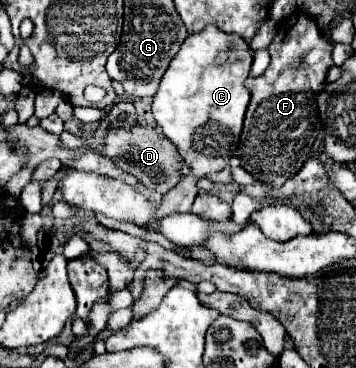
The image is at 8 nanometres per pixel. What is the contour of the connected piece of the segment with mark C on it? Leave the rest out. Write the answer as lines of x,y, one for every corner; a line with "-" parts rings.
205,26
201,32
185,38
183,46
165,70
153,98
153,118
161,126
163,134
177,146
193,174
183,178
177,188
163,196
159,208
163,214
171,214
171,210
191,210
199,192
195,186
197,178
219,172
229,164
249,106
249,90
243,82
249,76
251,64
253,50
241,36
227,34
217,26

